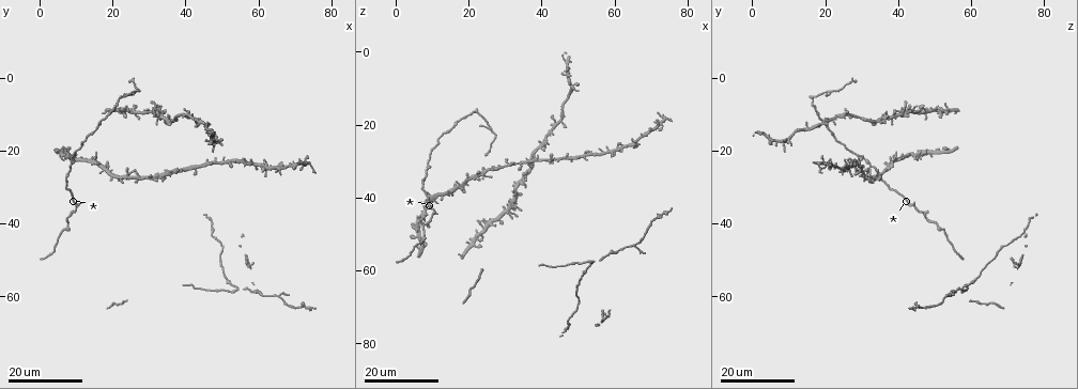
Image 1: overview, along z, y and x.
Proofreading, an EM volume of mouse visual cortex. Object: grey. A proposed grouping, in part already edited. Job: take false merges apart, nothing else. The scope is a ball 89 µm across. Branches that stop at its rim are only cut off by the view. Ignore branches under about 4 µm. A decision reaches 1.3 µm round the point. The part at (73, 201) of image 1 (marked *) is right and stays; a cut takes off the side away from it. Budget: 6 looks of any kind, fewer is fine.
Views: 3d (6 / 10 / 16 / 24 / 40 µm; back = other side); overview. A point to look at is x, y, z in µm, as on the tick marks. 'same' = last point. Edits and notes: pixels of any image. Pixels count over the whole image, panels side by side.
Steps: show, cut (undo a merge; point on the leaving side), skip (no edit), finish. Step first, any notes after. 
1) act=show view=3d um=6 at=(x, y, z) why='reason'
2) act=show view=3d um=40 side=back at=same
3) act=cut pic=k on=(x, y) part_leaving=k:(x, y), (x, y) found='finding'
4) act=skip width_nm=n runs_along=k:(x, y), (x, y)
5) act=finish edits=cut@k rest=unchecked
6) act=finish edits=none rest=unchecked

act=show view=3d um=24 at=(7.5, 26.0, 34.0)

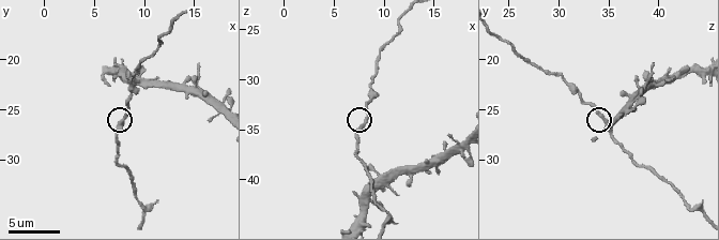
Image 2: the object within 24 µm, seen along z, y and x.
act=show view=3d um=6 at=(8.2, 25.4, 34.4)

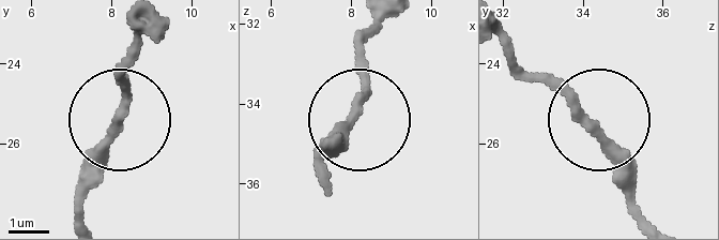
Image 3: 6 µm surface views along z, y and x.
act=skip width_nm=220 runs_along=3:(78, 220), (92, 159), (119, 121), (119, 59) found='all the same neuron'

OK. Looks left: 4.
act=show view=3d um=24 at=(8.0, 40.5, 50.0) why='sudden change in width'

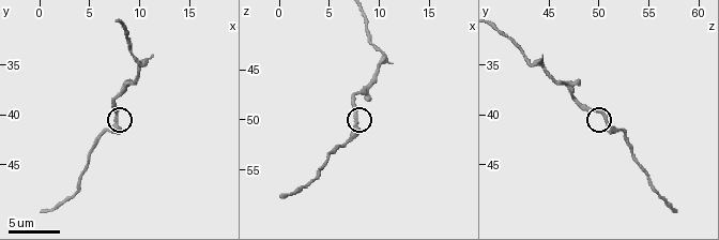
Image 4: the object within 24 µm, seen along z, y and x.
act=show view=3d um=6 at=(7.8, 40.2, 50.4)

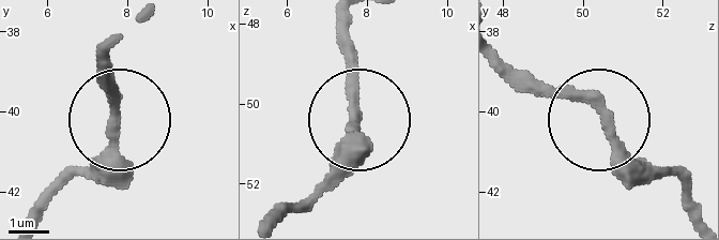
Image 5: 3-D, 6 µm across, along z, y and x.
act=skip width_nm=270 runs_along=5:(343, 24), (354, 130), (306, 205) found='one neuron here'

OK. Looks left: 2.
act=show view=3d um=24 at=(23.0, 61.5, 59.5) why='thick turns thin'

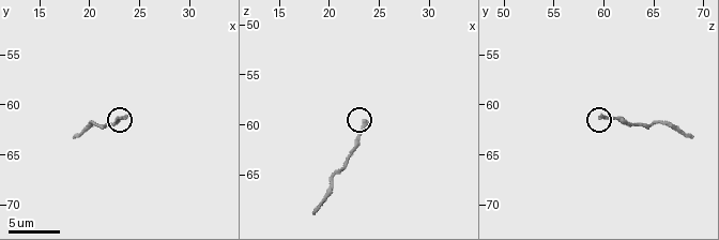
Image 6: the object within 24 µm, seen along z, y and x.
act=show view=3d um=10 at=(23.4, 61.0, 60.0)

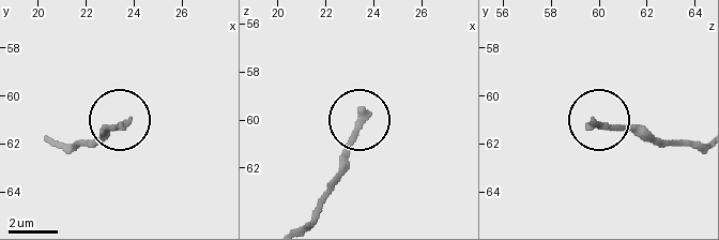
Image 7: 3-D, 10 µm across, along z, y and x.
act=skip found='all the same neuron'

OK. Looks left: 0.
act=finish edits=none rest=unchecked

